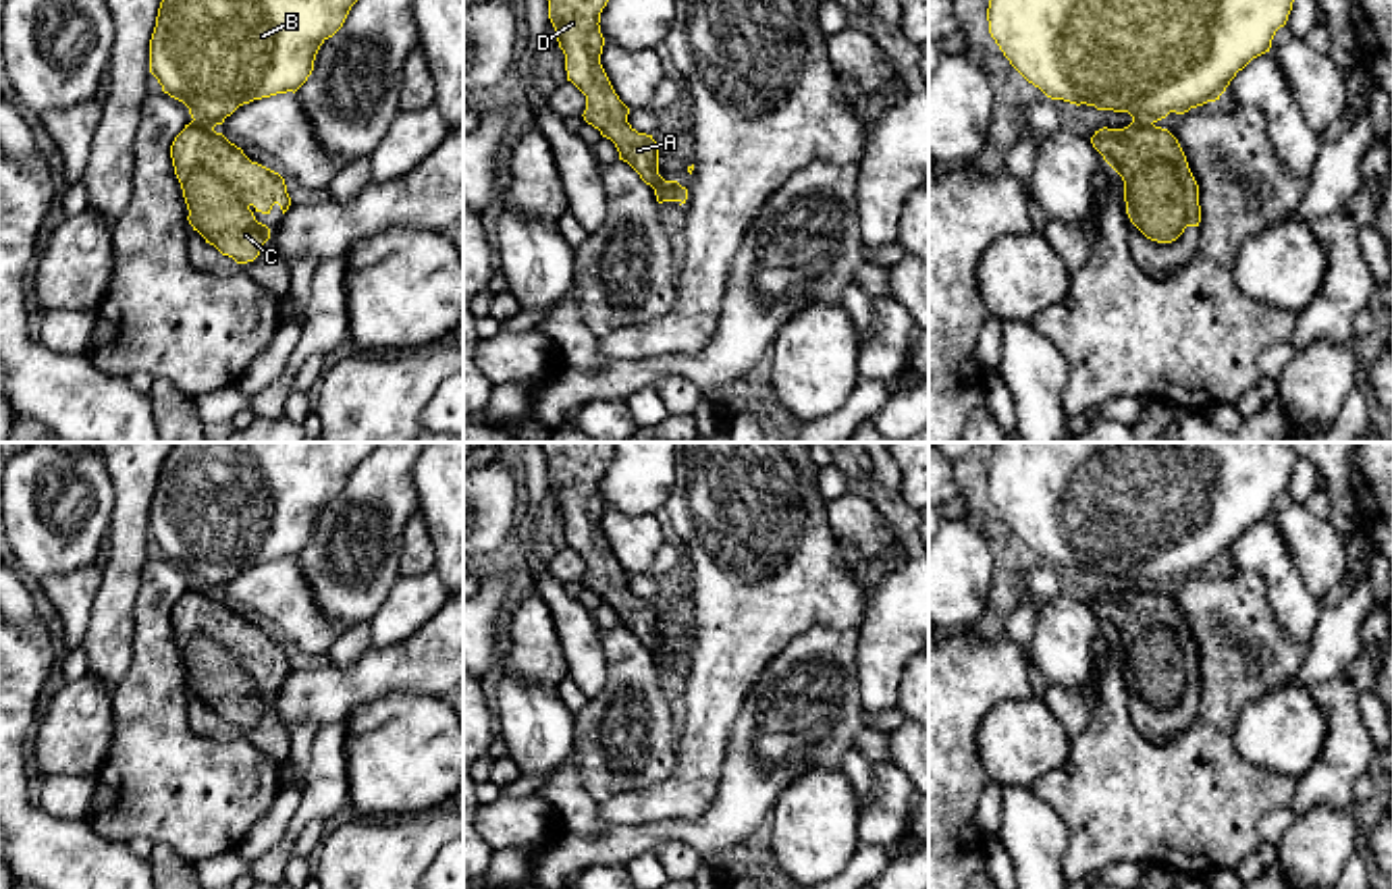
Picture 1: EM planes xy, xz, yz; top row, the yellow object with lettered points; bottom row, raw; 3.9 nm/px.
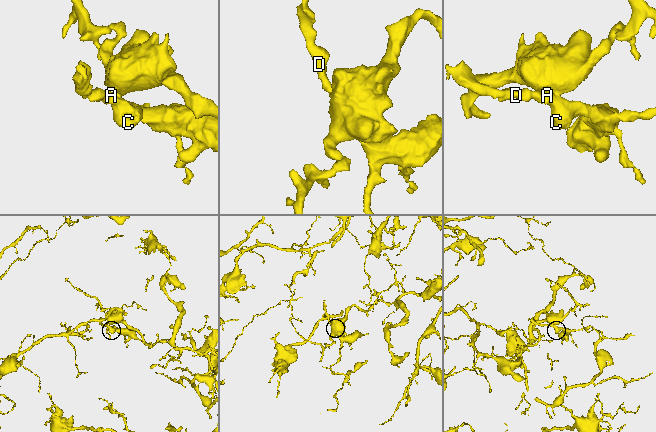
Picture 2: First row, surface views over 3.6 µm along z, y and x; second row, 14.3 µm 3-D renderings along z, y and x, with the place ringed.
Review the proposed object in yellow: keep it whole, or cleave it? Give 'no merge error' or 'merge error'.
merge error

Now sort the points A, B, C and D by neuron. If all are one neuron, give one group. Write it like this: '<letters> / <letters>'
A C D / B

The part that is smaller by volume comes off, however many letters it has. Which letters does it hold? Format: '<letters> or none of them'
A, C, D

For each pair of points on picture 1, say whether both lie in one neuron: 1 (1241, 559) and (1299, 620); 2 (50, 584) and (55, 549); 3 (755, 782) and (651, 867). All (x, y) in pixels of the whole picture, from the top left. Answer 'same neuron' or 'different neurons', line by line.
1: same neuron
2: different neurons
3: different neurons

